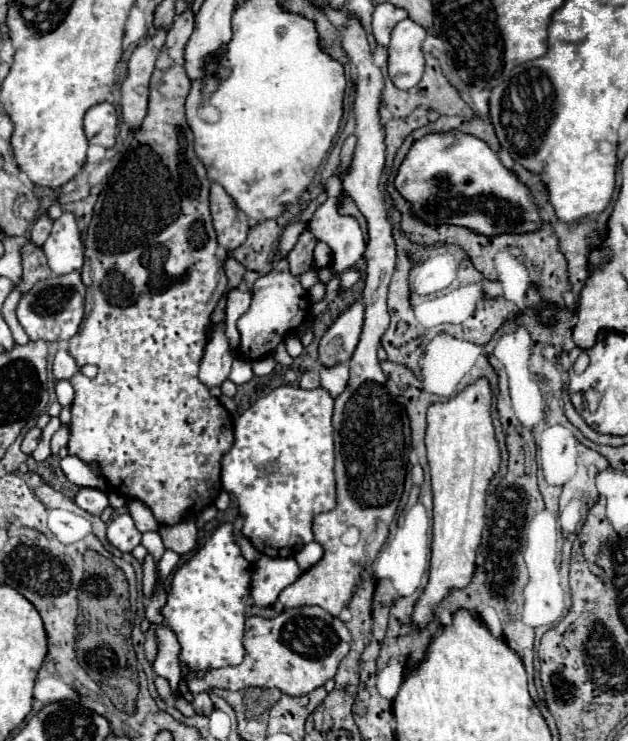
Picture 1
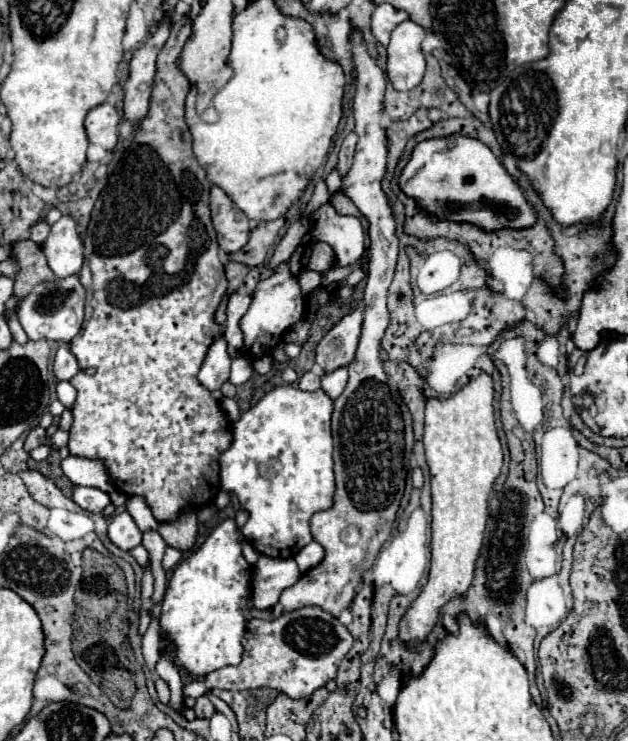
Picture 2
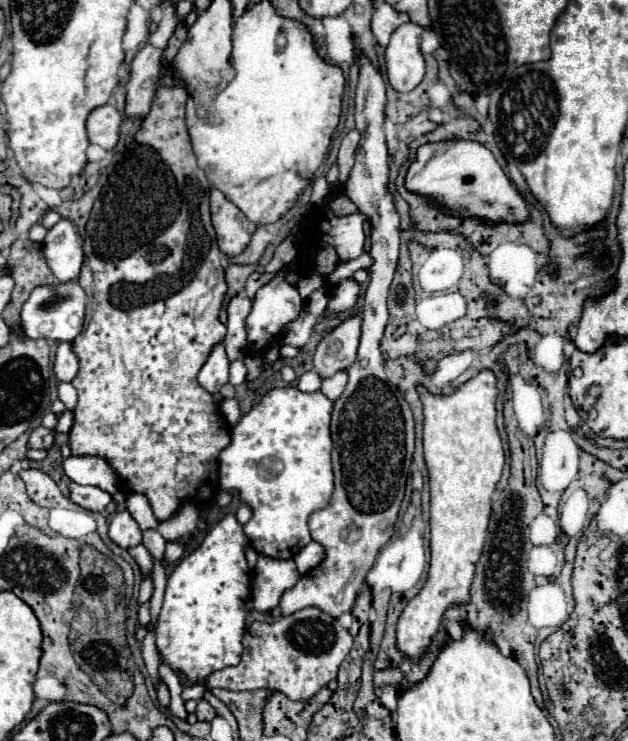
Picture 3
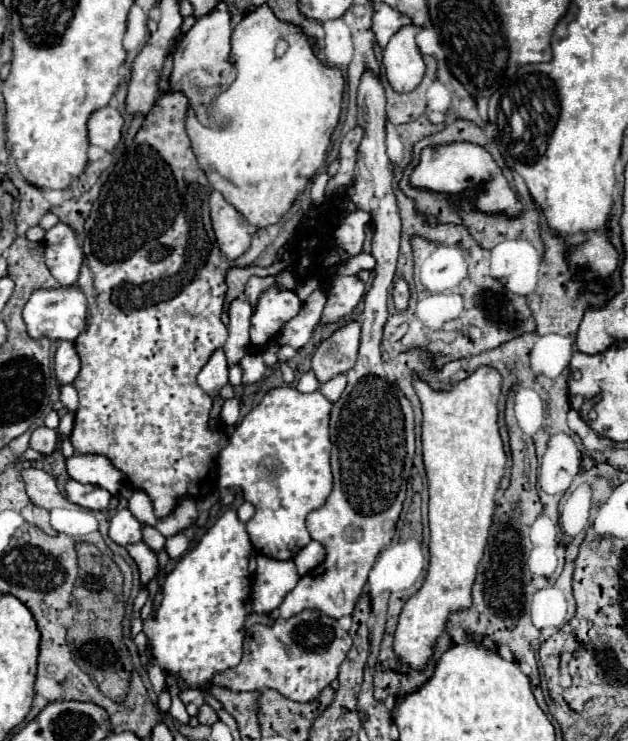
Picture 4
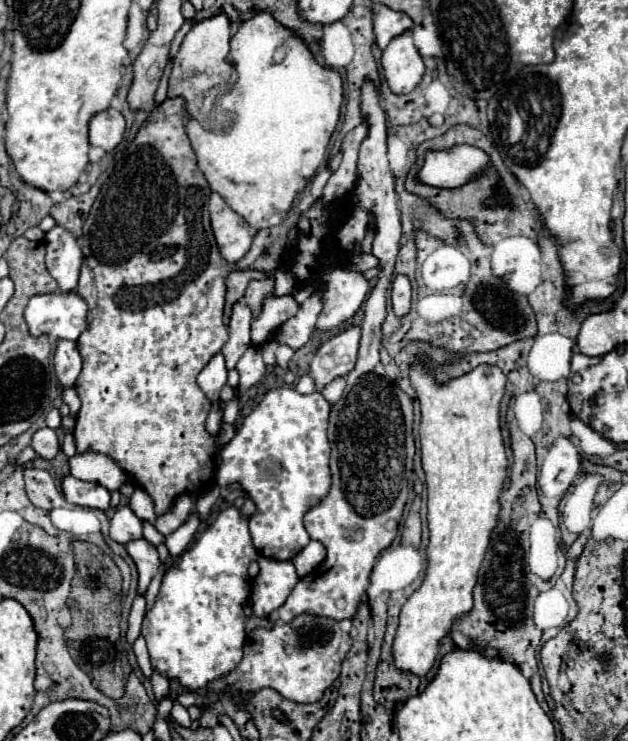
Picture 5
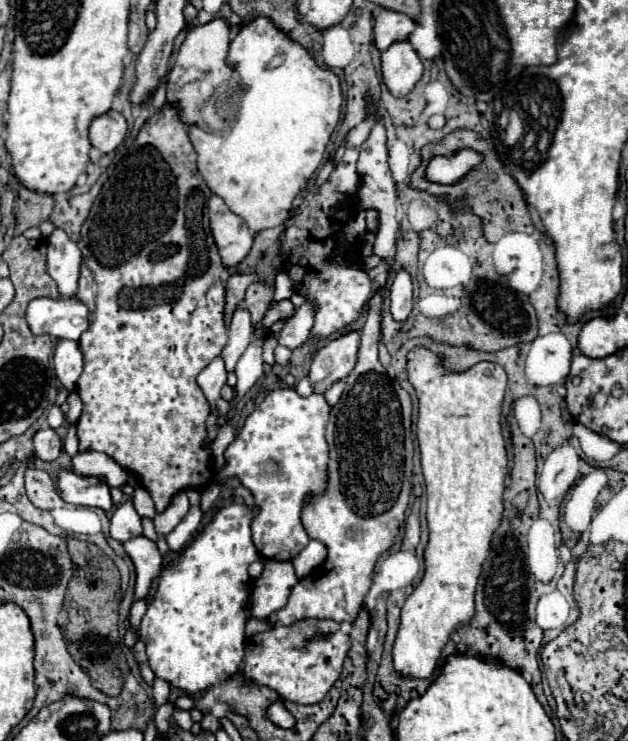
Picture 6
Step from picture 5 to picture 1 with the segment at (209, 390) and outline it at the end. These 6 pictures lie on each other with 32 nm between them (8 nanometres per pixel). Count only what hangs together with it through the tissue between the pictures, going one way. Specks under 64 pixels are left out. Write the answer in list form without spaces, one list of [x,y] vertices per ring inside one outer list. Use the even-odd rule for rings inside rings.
[[[212,324],[206,330],[206,348],[204,348],[204,356],[200,362],[200,374],[198,378],[206,384],[206,386],[220,386],[228,374],[230,374],[230,366],[234,362],[234,352],[230,350],[230,344],[226,340],[224,334],[224,324]]]

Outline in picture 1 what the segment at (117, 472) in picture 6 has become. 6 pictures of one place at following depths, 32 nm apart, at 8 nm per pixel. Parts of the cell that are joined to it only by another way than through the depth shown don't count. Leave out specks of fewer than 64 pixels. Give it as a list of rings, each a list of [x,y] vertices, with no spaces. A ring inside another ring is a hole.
[[[66,456],[60,460],[60,468],[66,474],[66,478],[76,486],[96,486],[96,488],[108,488],[104,476],[98,472],[96,466],[86,466],[76,456]]]

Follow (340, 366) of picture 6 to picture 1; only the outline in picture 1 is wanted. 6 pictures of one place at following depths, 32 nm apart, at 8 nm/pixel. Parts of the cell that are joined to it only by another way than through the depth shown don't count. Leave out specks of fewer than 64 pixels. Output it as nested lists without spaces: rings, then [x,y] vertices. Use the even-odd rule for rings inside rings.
[[[354,302],[334,320],[334,324],[322,336],[318,346],[320,364],[332,366],[338,362],[348,362],[358,344],[362,322],[364,322],[364,304]]]

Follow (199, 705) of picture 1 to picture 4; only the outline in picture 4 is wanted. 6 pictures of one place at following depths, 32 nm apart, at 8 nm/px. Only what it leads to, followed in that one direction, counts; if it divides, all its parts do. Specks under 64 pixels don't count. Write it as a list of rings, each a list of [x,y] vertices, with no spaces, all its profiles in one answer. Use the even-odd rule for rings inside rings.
[[[206,702],[198,708],[198,722],[202,722],[202,724],[214,724],[218,720],[218,716],[216,716],[216,712],[212,710],[212,706],[208,706]]]

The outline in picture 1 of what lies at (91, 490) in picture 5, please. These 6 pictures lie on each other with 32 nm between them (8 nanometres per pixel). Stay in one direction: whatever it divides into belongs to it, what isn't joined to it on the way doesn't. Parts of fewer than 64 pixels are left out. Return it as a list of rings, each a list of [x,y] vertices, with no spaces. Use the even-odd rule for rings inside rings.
[[[80,488],[80,492],[76,494],[74,500],[82,510],[86,510],[88,514],[100,516],[104,512],[104,508],[108,506],[108,496],[96,488]]]

